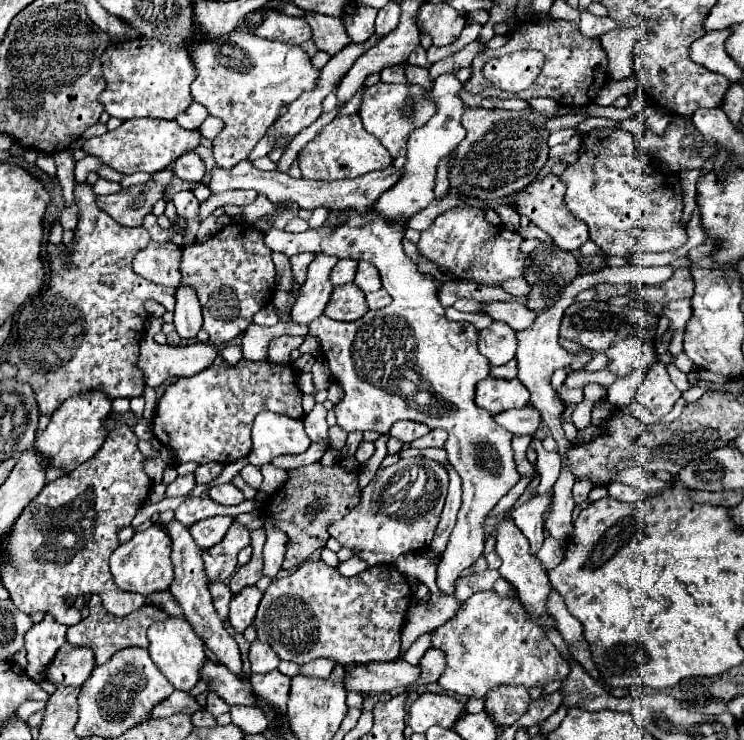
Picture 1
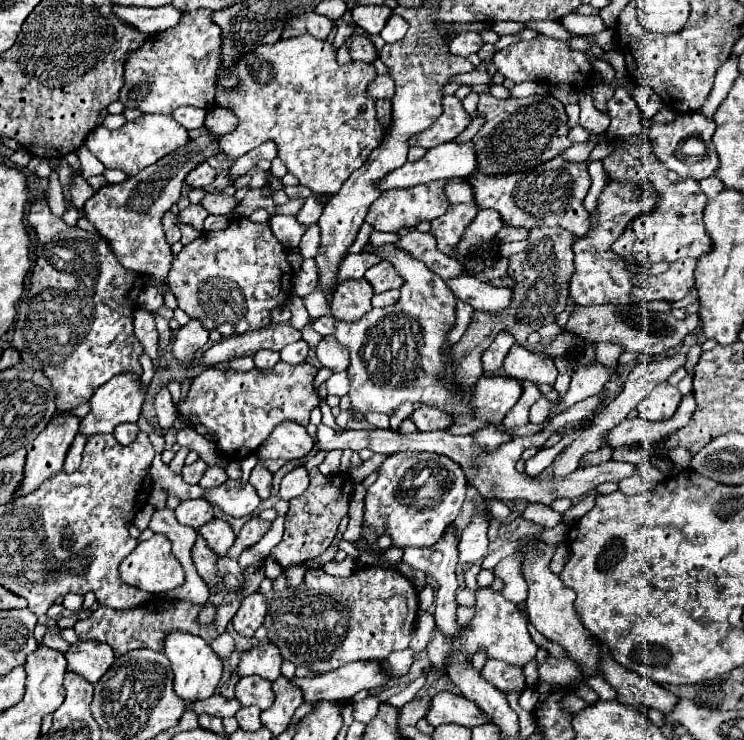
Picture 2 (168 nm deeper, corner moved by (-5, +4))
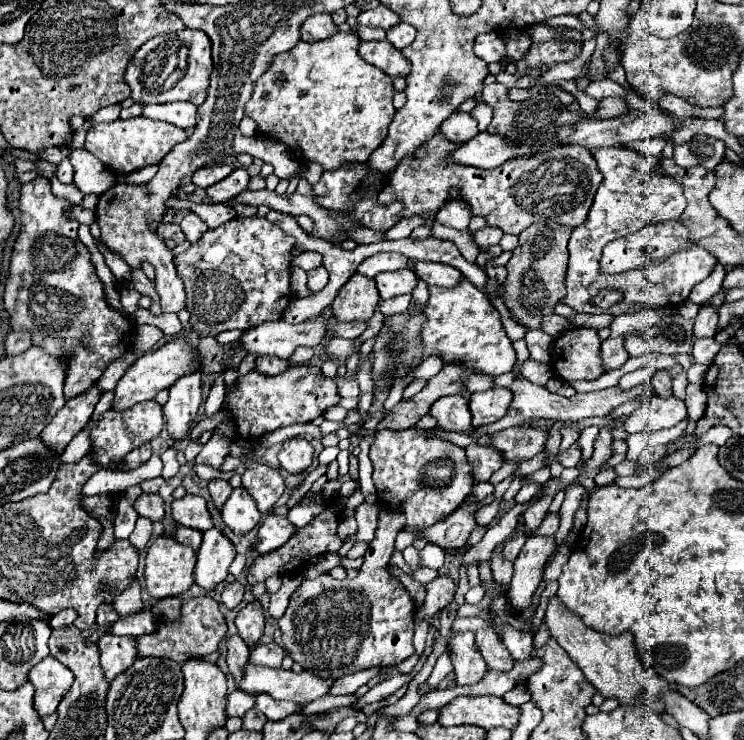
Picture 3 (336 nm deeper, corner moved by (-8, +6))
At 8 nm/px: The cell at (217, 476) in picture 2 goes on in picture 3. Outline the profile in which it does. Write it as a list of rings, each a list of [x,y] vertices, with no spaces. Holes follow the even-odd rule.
[[[214,478],[214,480],[208,482],[208,490],[210,490],[210,496],[212,496],[214,504],[216,504],[218,508],[222,508],[222,502],[230,496],[232,486],[230,486],[224,478]]]

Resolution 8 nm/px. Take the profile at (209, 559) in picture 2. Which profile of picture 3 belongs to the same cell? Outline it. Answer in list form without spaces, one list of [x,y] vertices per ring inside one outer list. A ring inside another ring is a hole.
[[[178,526],[170,536],[174,536],[180,544],[190,546],[194,552],[198,552],[200,544],[202,544],[202,532],[194,530],[194,528],[186,528],[186,526]]]

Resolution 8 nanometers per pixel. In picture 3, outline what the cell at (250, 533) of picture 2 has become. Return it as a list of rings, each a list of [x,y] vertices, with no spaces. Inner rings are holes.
[[[266,516],[266,520],[258,526],[258,544],[256,550],[260,554],[272,552],[280,548],[290,536],[296,532],[296,528],[288,522],[286,516]]]

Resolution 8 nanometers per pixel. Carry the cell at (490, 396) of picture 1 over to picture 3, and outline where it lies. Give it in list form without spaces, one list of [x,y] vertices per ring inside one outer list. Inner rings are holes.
[[[490,388],[486,392],[474,392],[470,396],[470,412],[472,424],[476,428],[492,424],[508,412],[512,402],[512,390],[508,388]]]

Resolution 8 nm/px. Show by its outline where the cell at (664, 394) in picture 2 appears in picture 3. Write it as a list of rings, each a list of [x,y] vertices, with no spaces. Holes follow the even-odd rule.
[[[674,394],[668,398],[662,396],[652,396],[646,402],[642,402],[642,406],[638,406],[626,420],[624,428],[626,432],[634,434],[634,432],[642,432],[644,428],[650,430],[662,430],[662,428],[670,428],[676,426],[678,422],[682,422],[686,418],[686,406],[684,400],[676,398]]]

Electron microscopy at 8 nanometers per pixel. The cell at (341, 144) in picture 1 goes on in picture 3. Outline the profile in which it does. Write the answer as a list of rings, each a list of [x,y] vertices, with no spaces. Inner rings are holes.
[[[336,32],[320,42],[300,40],[292,50],[274,56],[268,70],[254,82],[252,96],[246,102],[246,116],[256,120],[258,132],[284,142],[302,162],[318,162],[324,172],[368,160],[388,134],[388,124],[394,116],[394,88],[388,74],[358,56],[358,44],[360,38],[354,32]]]

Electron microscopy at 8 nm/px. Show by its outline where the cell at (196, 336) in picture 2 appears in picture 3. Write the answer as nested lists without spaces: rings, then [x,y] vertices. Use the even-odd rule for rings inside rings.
[[[190,372],[170,386],[170,398],[164,404],[168,432],[174,440],[186,438],[202,404],[200,372]]]

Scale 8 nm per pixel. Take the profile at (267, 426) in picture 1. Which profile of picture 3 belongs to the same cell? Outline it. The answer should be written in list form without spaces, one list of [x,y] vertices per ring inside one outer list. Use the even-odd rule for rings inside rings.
[[[290,438],[282,444],[282,450],[278,452],[278,460],[284,470],[298,474],[298,472],[304,472],[310,468],[312,454],[314,454],[314,448],[310,446],[308,440]]]

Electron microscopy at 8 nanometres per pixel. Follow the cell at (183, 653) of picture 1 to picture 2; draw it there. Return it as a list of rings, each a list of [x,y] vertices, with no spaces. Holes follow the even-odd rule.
[[[171,632],[165,640],[165,656],[171,660],[175,674],[175,692],[179,698],[185,702],[197,702],[215,694],[215,688],[221,680],[221,660],[203,638],[185,632]]]

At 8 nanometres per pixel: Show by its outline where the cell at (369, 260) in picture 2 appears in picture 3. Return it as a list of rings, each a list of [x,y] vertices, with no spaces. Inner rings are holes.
[[[374,254],[374,256],[368,256],[358,266],[358,272],[368,276],[368,278],[374,278],[378,272],[400,270],[400,268],[406,266],[406,262],[408,262],[408,258],[402,256],[402,254]]]

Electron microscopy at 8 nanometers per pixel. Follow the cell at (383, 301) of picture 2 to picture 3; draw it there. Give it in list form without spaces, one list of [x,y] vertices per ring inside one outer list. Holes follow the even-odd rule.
[[[402,294],[402,296],[394,296],[390,300],[380,300],[380,310],[384,316],[392,316],[398,312],[404,312],[410,306],[412,294]]]

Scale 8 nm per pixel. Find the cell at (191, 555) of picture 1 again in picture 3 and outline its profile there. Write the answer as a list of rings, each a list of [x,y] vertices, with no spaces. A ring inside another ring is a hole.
[[[140,494],[134,502],[134,510],[140,516],[150,518],[152,522],[162,522],[166,518],[164,500],[160,498],[160,494]]]

